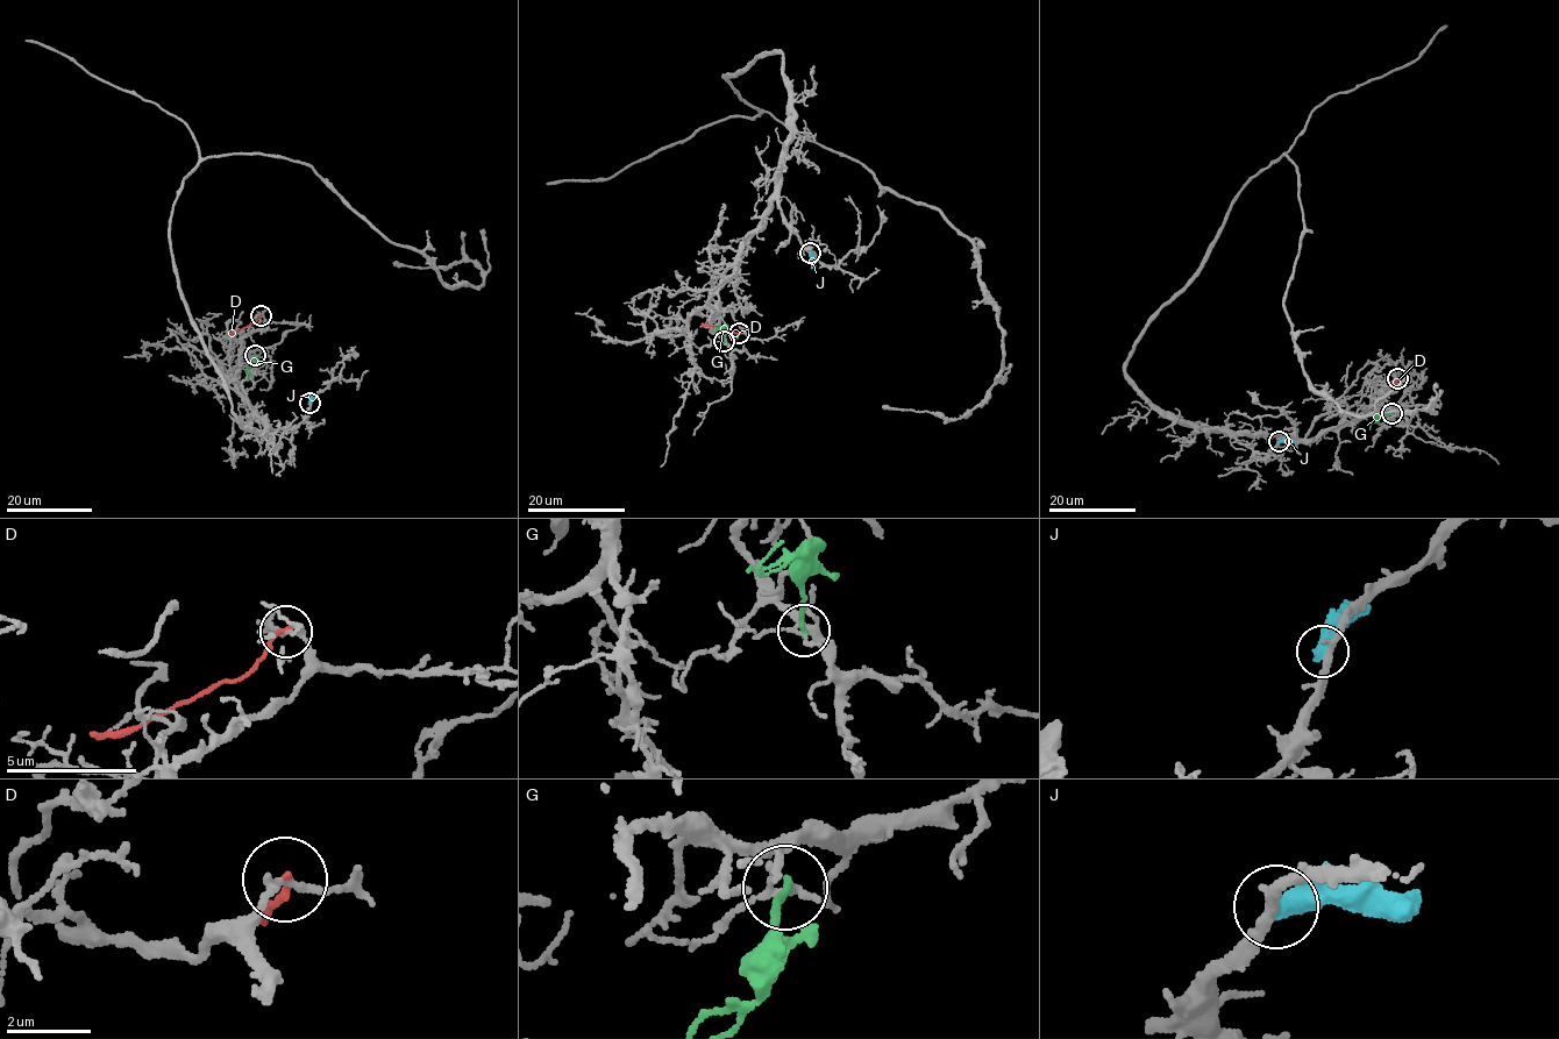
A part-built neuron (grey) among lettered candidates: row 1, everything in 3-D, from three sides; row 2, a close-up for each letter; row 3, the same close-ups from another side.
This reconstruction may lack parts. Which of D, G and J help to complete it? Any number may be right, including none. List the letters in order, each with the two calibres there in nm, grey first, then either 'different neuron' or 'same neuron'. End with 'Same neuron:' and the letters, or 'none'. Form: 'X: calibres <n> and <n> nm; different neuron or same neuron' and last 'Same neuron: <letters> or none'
D: calibres 170 and 160 nm; different neuron
G: calibres 130 and 180 nm; different neuron
J: calibres 280 and 550 nm; different neuron
Same neuron: none

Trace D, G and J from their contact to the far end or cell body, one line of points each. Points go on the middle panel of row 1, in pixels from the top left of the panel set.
D: (739, 333), (702, 322)
G: (724, 342), (723, 329), (716, 331), (717, 325)
J: (810, 253), (816, 268)

